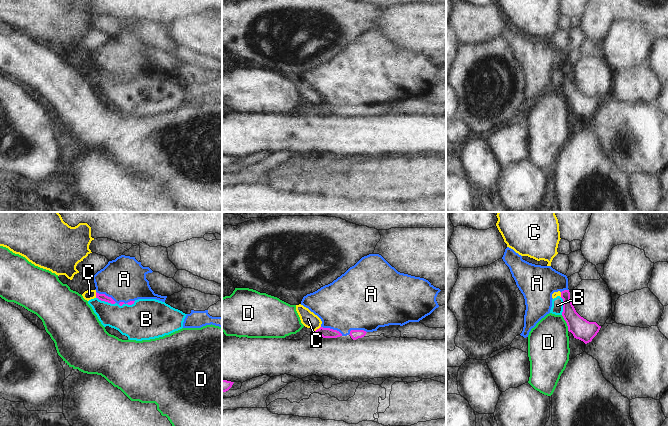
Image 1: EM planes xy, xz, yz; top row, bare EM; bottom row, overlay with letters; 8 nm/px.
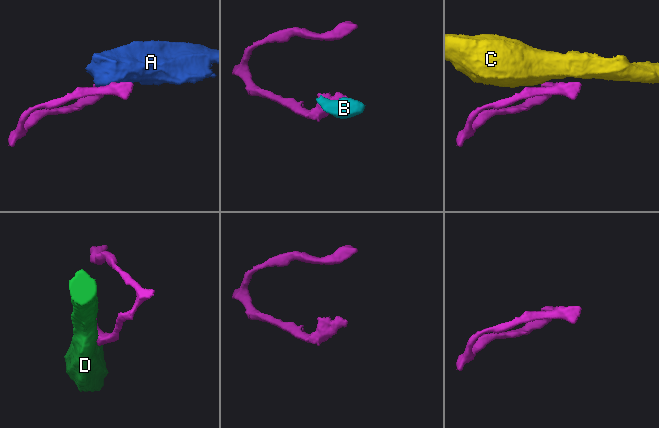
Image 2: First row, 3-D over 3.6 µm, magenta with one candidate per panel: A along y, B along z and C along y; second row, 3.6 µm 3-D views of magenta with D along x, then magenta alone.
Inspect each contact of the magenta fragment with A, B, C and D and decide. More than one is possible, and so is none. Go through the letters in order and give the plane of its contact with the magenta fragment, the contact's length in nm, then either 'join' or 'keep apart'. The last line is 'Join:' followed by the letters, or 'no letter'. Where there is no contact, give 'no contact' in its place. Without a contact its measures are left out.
A: xz | 190 nm | keep apart
B: xy | 170 nm | keep apart
C: xz | 70 nm | keep apart
D: yz | 140 nm | keep apart
Join: no letter

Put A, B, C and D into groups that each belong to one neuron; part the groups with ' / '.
A / B C / D

